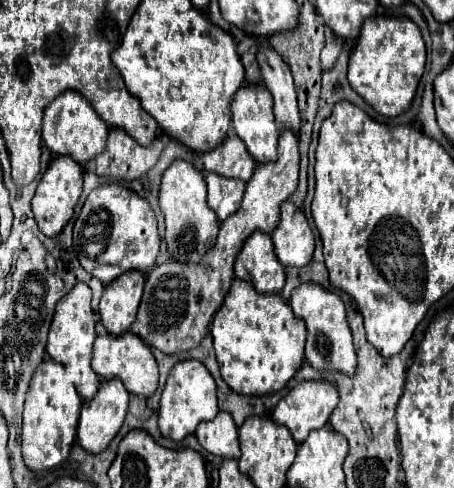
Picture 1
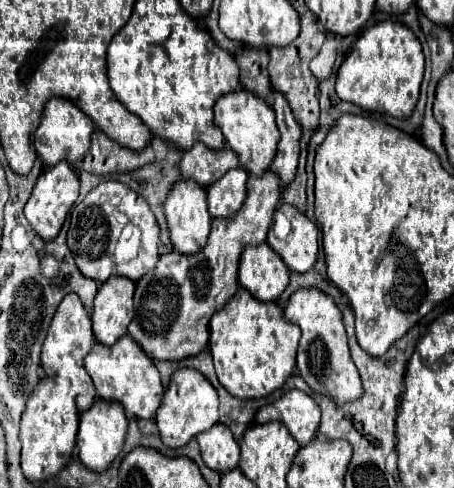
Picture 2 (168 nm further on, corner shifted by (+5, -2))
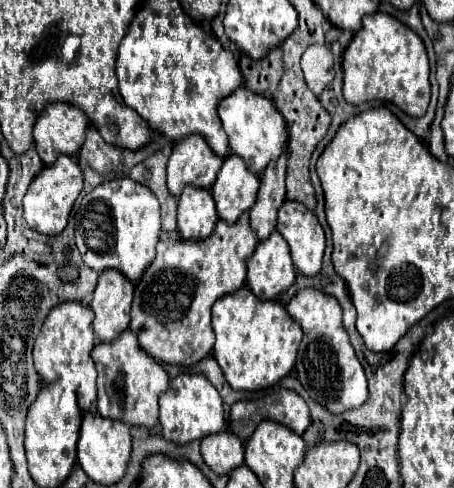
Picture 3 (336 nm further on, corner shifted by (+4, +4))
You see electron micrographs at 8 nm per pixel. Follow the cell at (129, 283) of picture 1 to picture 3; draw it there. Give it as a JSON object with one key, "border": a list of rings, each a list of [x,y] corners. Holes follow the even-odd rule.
{"border":[[[104,270],[98,276],[94,300],[90,306],[94,310],[92,328],[102,342],[114,340],[128,328],[132,294],[134,286],[122,272]]]}

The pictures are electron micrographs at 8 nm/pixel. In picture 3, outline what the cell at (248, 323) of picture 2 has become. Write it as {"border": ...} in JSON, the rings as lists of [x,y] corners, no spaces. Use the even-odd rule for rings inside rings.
{"border":[[[248,286],[240,288],[238,292],[232,292],[228,296],[222,296],[212,306],[212,328],[216,332],[216,344],[214,344],[214,358],[220,364],[228,384],[234,390],[262,390],[278,380],[282,380],[294,366],[298,344],[302,340],[300,324],[288,316],[286,308],[280,306],[274,300],[258,300]]]}

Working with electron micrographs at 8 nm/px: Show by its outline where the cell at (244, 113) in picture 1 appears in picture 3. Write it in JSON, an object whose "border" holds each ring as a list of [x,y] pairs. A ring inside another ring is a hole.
{"border":[[[240,86],[220,102],[218,116],[222,120],[224,132],[228,134],[230,150],[246,162],[246,168],[250,172],[262,174],[268,162],[276,160],[276,156],[280,156],[280,152],[288,144],[288,130],[284,124],[284,116],[280,116],[272,100],[264,98],[262,94],[254,94],[246,86]]]}

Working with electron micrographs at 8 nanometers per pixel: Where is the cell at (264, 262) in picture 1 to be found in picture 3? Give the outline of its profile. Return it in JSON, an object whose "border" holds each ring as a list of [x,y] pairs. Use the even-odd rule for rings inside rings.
{"border":[[[272,232],[266,240],[258,242],[246,266],[248,266],[246,282],[260,300],[274,300],[296,278],[290,248],[278,232]]]}

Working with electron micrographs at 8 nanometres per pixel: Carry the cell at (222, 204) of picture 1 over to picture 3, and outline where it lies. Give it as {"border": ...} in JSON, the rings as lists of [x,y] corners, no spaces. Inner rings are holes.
{"border":[[[236,154],[226,156],[220,176],[212,186],[212,196],[218,208],[220,220],[226,220],[228,224],[232,224],[238,220],[238,216],[244,210],[252,208],[256,202],[258,186],[260,186],[258,176],[248,172],[240,156]]]}

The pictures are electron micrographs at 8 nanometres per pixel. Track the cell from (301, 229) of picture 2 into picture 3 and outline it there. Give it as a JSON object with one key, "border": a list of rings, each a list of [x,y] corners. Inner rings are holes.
{"border":[[[286,200],[278,210],[276,230],[288,242],[294,266],[304,276],[314,276],[320,272],[324,256],[324,230],[304,204]]]}

